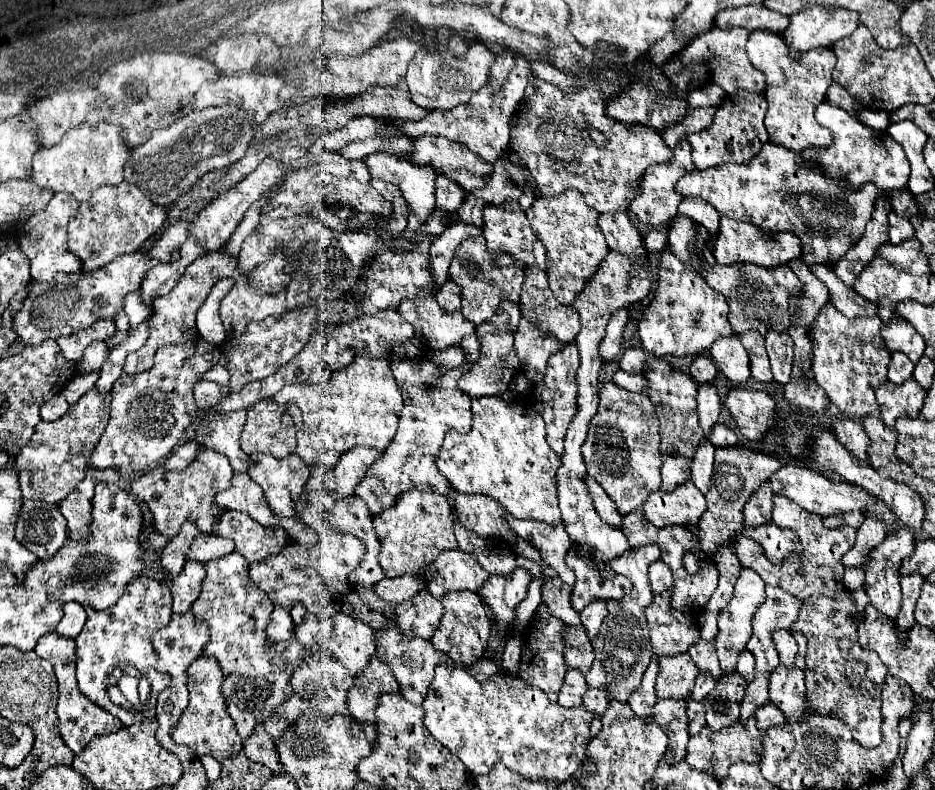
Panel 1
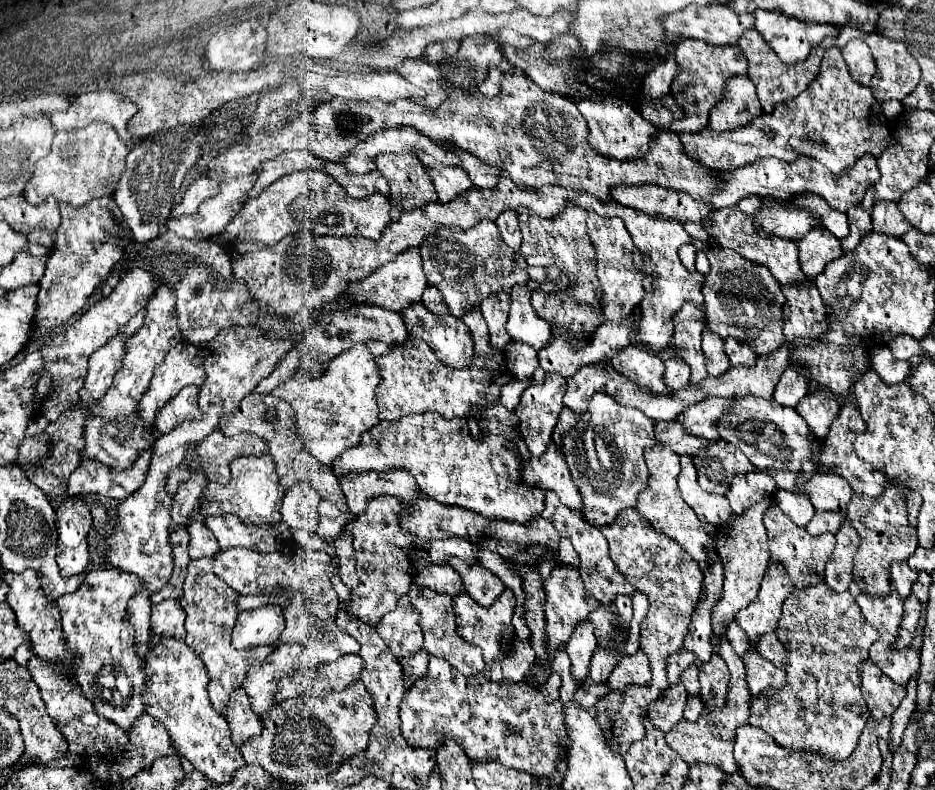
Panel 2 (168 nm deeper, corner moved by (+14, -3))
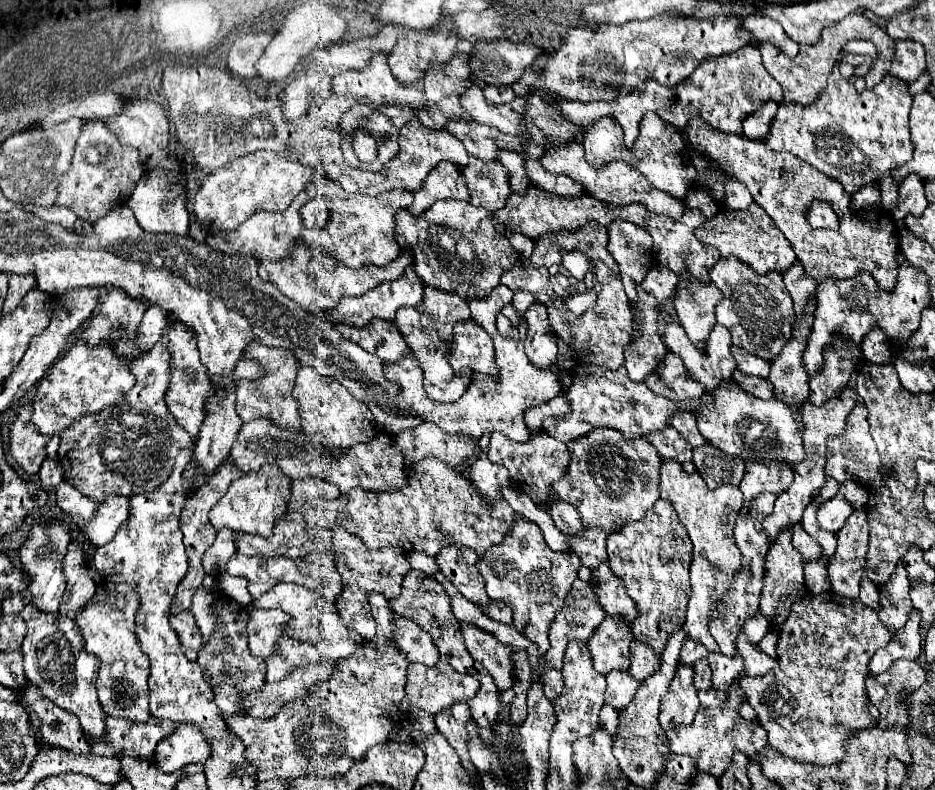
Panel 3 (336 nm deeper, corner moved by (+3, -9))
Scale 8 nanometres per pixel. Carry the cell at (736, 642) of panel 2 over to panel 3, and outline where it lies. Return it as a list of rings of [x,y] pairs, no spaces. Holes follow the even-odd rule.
[[[756,614],[756,616],[748,618],[748,622],[744,624],[744,630],[742,630],[742,632],[746,634],[748,642],[758,644],[758,642],[768,634],[768,630],[770,630],[768,622],[764,622],[764,618],[760,618],[760,614]]]

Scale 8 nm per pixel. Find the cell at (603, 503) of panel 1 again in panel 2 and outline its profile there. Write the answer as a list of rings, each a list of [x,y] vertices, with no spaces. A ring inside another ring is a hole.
[[[553,440],[543,456],[531,456],[527,462],[523,462],[521,482],[527,488],[539,488],[543,492],[553,490],[565,506],[571,510],[581,510],[581,494],[577,492],[577,486],[569,476],[567,462]]]

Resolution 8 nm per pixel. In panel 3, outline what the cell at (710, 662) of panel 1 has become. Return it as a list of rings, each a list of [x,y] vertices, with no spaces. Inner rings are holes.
[[[668,458],[660,462],[660,498],[668,500],[682,526],[688,530],[688,536],[694,544],[694,558],[690,568],[690,582],[692,582],[692,596],[686,610],[684,632],[690,640],[700,642],[708,652],[720,652],[718,642],[710,634],[710,620],[718,608],[720,596],[730,592],[736,574],[740,572],[742,554],[734,542],[732,522],[736,522],[736,514],[744,506],[744,498],[740,498],[738,486],[724,486],[724,494],[718,490],[708,490],[700,474],[686,474],[682,464]]]

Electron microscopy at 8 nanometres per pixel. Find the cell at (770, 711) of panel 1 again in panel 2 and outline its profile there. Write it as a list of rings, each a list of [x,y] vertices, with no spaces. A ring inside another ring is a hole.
[[[827,584],[809,586],[805,590],[793,590],[783,604],[781,620],[777,622],[777,638],[789,652],[785,660],[785,686],[777,692],[761,692],[761,698],[751,700],[749,722],[763,728],[779,746],[789,752],[819,752],[829,760],[847,760],[863,734],[869,718],[867,704],[861,694],[859,666],[869,658],[871,644],[879,638],[877,630],[865,622],[861,608],[851,592],[833,592]]]

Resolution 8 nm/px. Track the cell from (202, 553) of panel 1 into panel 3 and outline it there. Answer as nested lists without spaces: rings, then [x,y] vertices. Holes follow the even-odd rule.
[[[220,530],[216,534],[216,540],[212,542],[212,546],[202,556],[202,566],[204,566],[206,574],[216,576],[216,574],[224,572],[224,566],[226,566],[228,558],[236,552],[236,546],[232,542],[234,534],[236,534],[234,530]]]

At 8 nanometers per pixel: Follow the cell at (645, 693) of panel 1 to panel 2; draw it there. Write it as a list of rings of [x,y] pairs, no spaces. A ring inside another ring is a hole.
[[[635,652],[633,656],[623,656],[621,662],[617,664],[617,668],[611,672],[609,676],[609,684],[611,690],[623,690],[627,684],[647,684],[651,680],[651,672],[649,672],[649,660],[645,656],[645,652]]]

